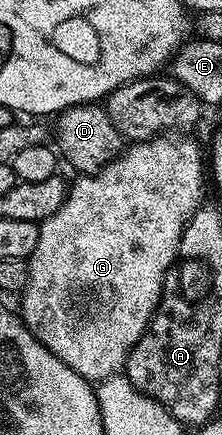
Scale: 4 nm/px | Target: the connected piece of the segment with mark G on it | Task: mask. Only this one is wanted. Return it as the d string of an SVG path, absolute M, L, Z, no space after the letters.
M157 136L149 138L147 142L133 141L119 158L109 162L99 174L77 177L77 182L73 181L69 185L68 195L62 208L58 208L58 212L54 212L54 216L50 216L45 222L39 223L38 245L34 247L34 252L26 260L28 263L28 283L19 299L19 301L21 300L19 313L30 333L46 349L54 352L54 356L58 356L58 360L62 360L70 368L74 368L74 372L78 372L93 384L99 384L112 374L121 373L125 369L128 353L144 335L144 329L148 327L153 312L160 304L160 295L164 293L164 278L171 266L176 263L176 255L180 252L182 232L186 228L188 219L205 201L206 154L205 151L204 154L200 151L200 146L194 139L188 137L192 136Z

